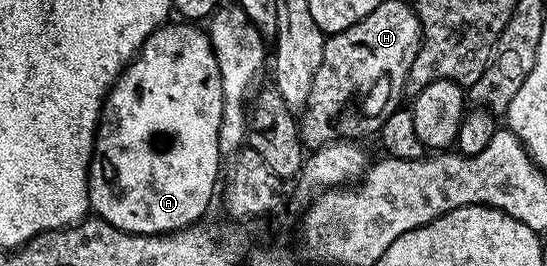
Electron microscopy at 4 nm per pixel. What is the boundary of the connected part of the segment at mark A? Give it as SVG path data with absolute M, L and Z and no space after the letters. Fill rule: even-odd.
M164 23L159 26L158 29L153 31L153 35L149 35L145 39L145 43L139 49L139 54L134 57L130 63L124 69L123 74L113 82L111 92L107 94L103 102L103 112L99 115L99 130L95 133L95 150L91 156L91 170L87 172L87 186L89 187L89 199L91 200L89 209L94 216L100 217L105 223L109 223L113 227L117 227L121 231L126 233L136 233L137 235L149 235L150 237L156 237L159 233L173 233L176 229L185 229L189 225L202 222L204 220L203 212L211 205L211 196L215 193L215 184L220 184L221 173L219 177L219 156L221 156L221 150L219 147L219 128L221 127L221 115L223 114L223 84L221 83L221 71L217 67L217 55L213 51L211 46L210 36L206 32L203 33L198 29L200 27L195 23L179 23L181 25L171 25L172 23Z

